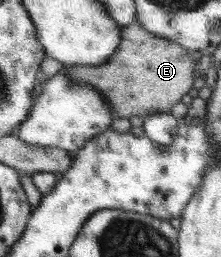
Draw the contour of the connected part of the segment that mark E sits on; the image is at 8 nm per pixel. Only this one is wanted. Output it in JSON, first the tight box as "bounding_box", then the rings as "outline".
{"bounding_box":[62,21,199,118],"outline":[[[138,21],[124,28],[121,46],[104,65],[64,65],[62,71],[74,81],[84,81],[105,94],[113,106],[113,118],[138,115],[146,118],[152,113],[171,112],[194,82],[194,70],[199,62],[182,45],[155,36]]]}

